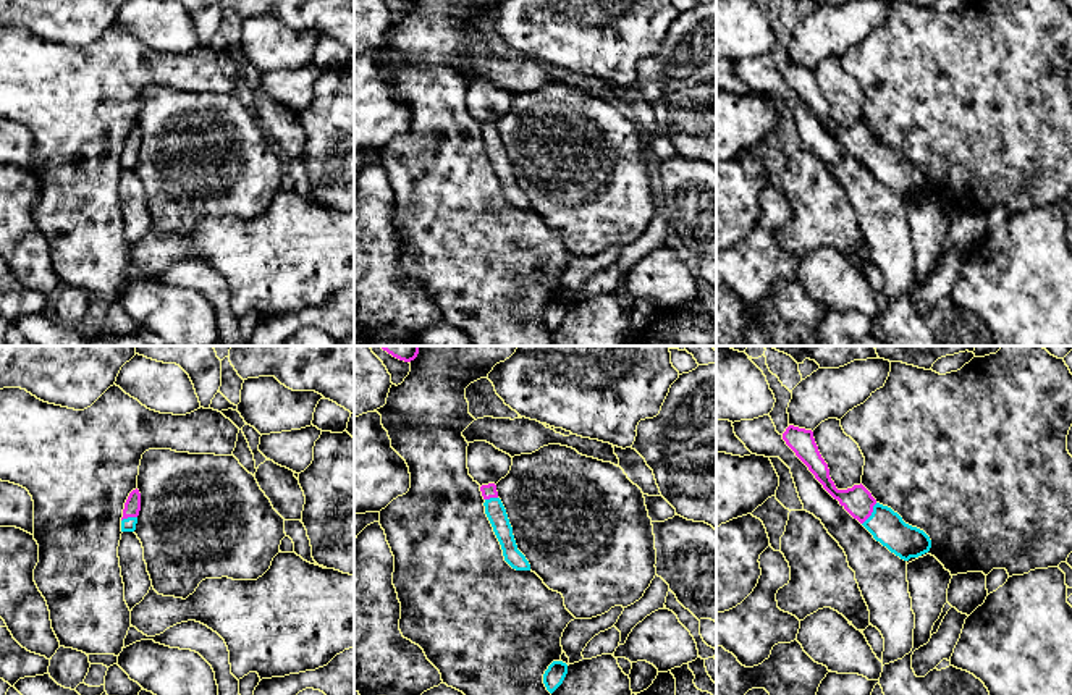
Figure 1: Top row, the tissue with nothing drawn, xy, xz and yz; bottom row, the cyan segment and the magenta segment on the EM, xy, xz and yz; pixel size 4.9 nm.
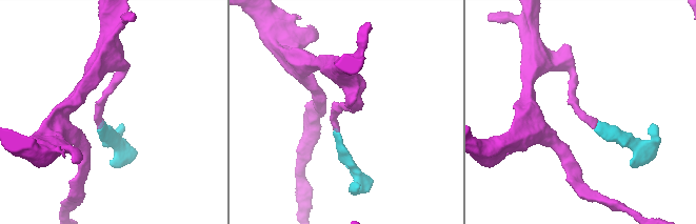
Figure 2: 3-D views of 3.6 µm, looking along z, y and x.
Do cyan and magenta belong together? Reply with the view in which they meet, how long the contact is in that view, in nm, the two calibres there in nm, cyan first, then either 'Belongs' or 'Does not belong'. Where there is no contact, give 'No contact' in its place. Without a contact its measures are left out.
Touches cyan in yz. Shared border 130 nm. Thickness 160 nm (cyan) against 150 nm. Belongs

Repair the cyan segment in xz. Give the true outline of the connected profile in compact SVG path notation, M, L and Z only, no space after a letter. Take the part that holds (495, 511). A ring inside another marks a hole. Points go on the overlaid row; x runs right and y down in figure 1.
M495 483L482 485L480 491L485 499L485 503L483 503L485 514L501 545L504 561L516 571L530 571L529 561L517 550L506 509L504 509L501 499L498 498L496 485Z

